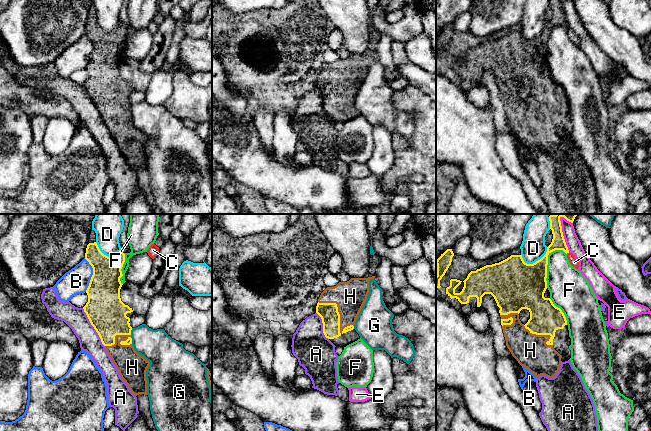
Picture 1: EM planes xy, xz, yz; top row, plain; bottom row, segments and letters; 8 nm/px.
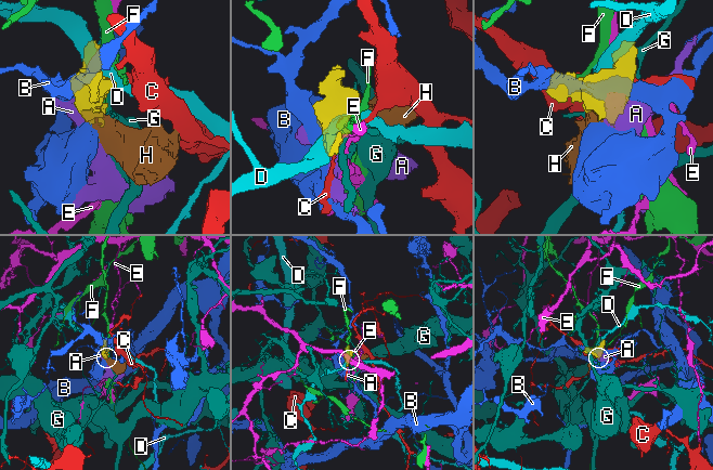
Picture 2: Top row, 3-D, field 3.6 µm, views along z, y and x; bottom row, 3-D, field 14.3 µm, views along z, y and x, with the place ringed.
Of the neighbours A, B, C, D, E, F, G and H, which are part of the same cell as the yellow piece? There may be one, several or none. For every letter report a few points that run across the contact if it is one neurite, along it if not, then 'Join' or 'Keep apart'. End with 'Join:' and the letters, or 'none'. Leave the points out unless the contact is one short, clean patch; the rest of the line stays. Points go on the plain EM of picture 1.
A: Keep apart
B: Keep apart
C: Line: yz (569, 28), (566, 29). Keep apart
D: Keep apart
E: Line: yz (560, 0), (562, 11), (569, 27). Keep apart
F: Keep apart
G: Keep apart
H: Join
Join: H

